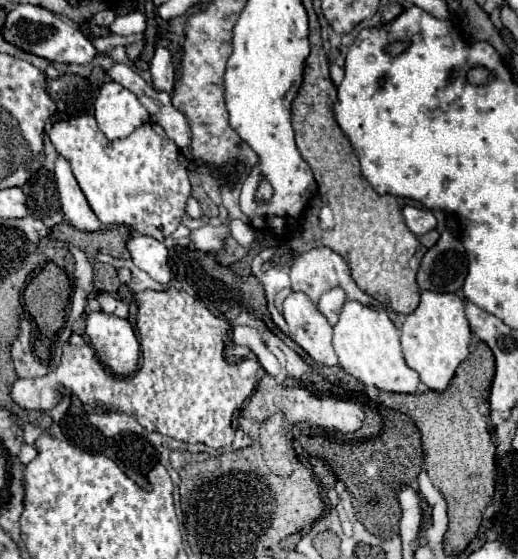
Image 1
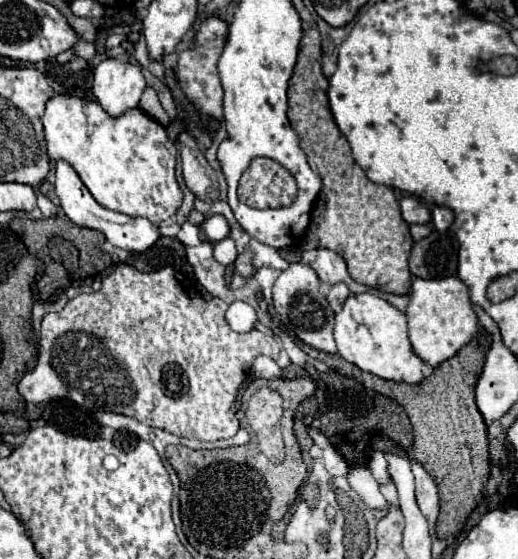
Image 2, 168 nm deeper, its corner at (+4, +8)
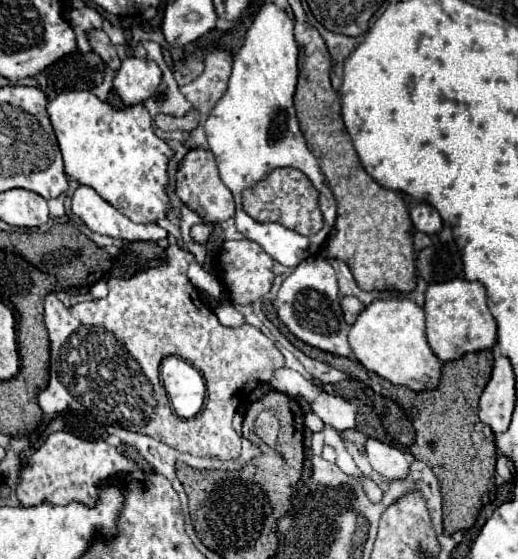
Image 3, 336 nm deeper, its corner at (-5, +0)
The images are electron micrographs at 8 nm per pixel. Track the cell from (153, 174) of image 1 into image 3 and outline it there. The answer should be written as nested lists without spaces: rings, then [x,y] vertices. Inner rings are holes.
[[[63,92],[55,100],[49,102],[47,114],[51,118],[61,154],[63,154],[63,166],[65,174],[79,184],[85,184],[93,188],[103,200],[107,200],[113,208],[117,208],[123,216],[127,216],[133,222],[151,224],[157,220],[167,218],[169,214],[169,160],[173,158],[173,150],[165,140],[161,140],[153,132],[153,120],[143,104],[133,108],[115,110],[113,106],[101,102],[91,92]]]

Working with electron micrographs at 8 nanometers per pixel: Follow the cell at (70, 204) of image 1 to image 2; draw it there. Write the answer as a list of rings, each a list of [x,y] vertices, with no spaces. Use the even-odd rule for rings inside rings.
[[[58,160],[56,162],[56,194],[60,198],[60,206],[64,210],[64,214],[76,224],[76,226],[82,226],[82,228],[92,228],[92,230],[98,230],[106,236],[108,242],[112,242],[114,246],[120,246],[124,250],[130,250],[130,252],[144,252],[148,250],[158,238],[160,238],[160,232],[158,232],[158,226],[152,224],[150,220],[146,218],[134,218],[134,216],[128,216],[128,214],[120,214],[120,212],[112,212],[104,206],[100,206],[94,196],[90,194],[90,190],[84,186],[84,182],[80,180],[80,176],[76,174],[76,170],[64,162],[64,160]]]

